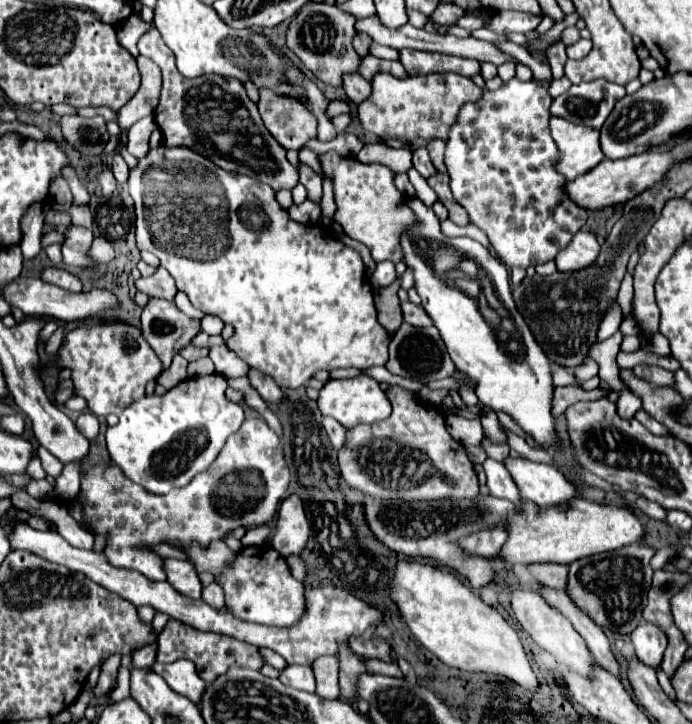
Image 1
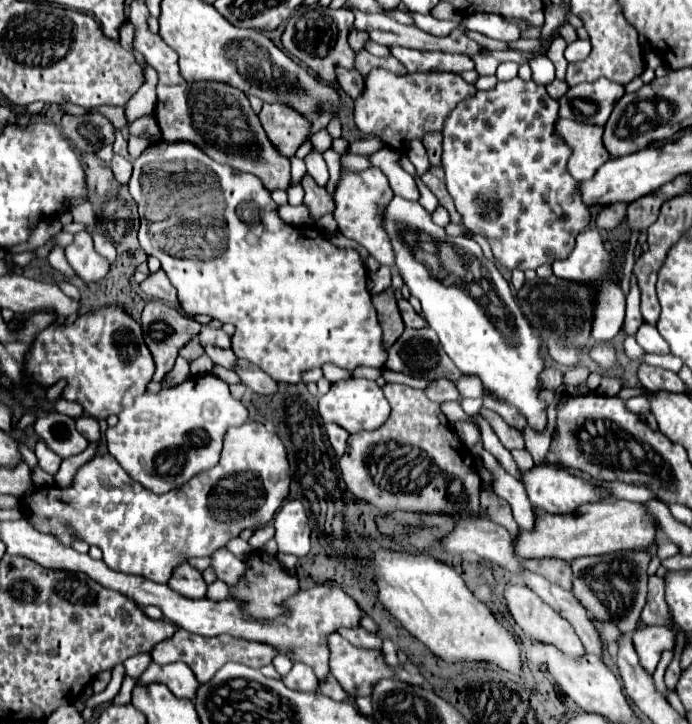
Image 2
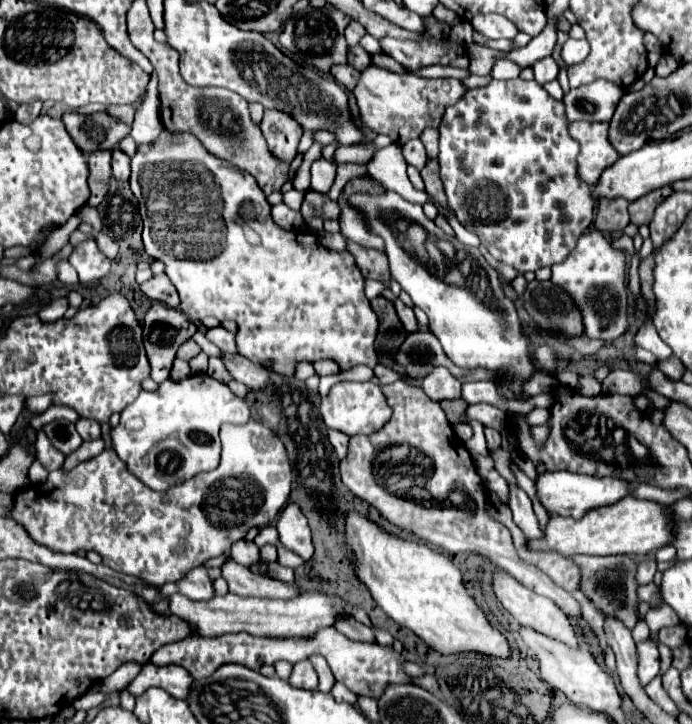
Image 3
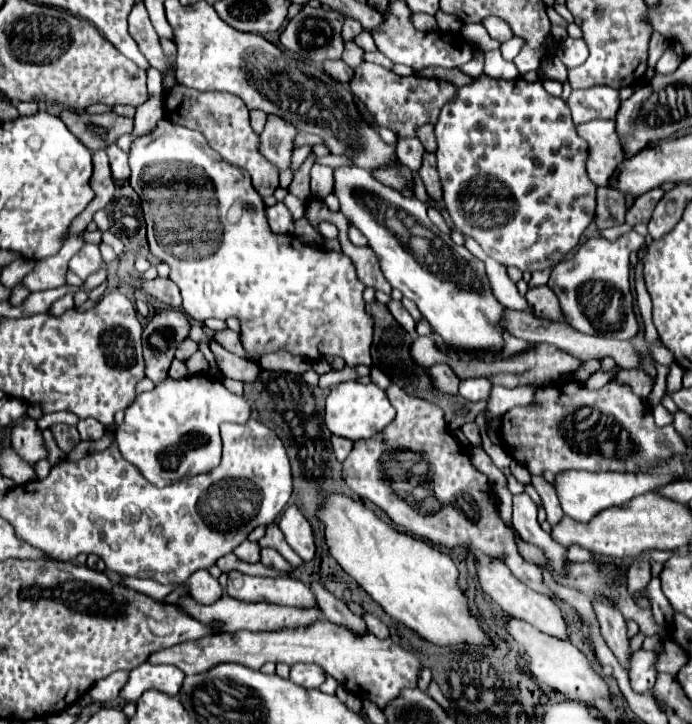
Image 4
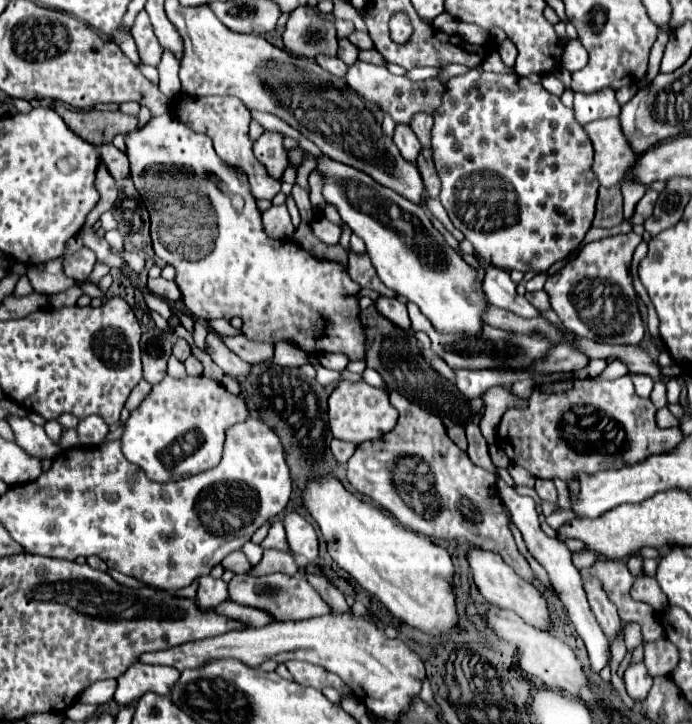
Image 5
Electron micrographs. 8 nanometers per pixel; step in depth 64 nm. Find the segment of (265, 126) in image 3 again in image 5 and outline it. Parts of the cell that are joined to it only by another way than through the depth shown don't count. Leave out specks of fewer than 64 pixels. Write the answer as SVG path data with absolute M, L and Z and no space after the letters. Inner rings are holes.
M266 130L256 142L254 142L254 154L256 158L266 166L268 174L276 180L282 178L282 172L286 170L286 148L282 144L284 134L278 130Z

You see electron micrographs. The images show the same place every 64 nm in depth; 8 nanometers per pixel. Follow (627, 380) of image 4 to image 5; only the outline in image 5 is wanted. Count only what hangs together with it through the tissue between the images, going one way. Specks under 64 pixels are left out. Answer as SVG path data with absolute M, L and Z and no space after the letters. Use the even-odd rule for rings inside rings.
M628 374L630 378L632 378L632 382L634 382L634 386L636 386L636 394L640 396L640 398L648 398L650 396L650 392L652 392L652 388L654 388L654 380L646 374Z

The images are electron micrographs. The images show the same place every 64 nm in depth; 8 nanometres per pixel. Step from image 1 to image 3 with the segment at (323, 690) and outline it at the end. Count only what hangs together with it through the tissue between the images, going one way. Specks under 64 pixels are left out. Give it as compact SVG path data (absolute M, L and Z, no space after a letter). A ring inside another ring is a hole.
M334 682L334 686L332 686L332 690L330 690L330 694L334 696L334 700L340 700L340 702L350 702L350 704L356 704L356 696L346 688L346 686L342 686L340 682Z

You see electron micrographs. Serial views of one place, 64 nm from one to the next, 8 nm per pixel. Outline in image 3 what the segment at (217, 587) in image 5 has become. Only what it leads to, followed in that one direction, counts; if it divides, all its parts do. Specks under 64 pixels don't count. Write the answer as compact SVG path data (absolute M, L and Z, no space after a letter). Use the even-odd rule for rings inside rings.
M196 566L186 574L186 578L180 578L178 582L170 582L158 587L162 596L169 596L174 593L184 594L190 600L210 600L214 596L212 580L206 574L204 566Z

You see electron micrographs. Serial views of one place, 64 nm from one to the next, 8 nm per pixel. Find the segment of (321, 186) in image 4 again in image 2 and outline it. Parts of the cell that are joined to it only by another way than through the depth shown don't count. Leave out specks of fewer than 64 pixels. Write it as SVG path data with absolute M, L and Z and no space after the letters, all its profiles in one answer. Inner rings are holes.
M310 152L304 156L304 162L306 162L306 168L308 172L314 176L314 180L324 186L328 182L328 168L326 168L326 162L322 158L322 154L318 152Z

